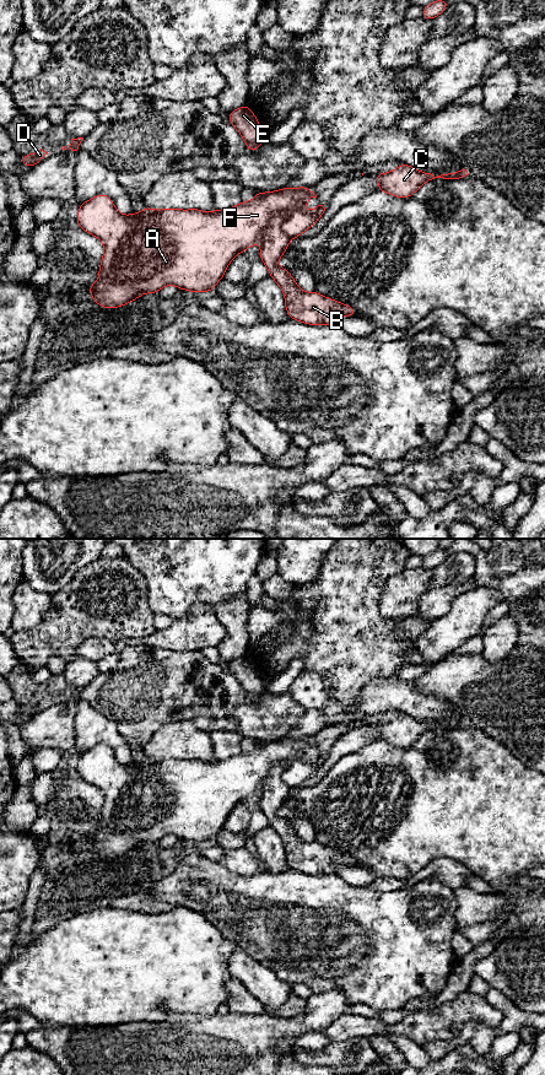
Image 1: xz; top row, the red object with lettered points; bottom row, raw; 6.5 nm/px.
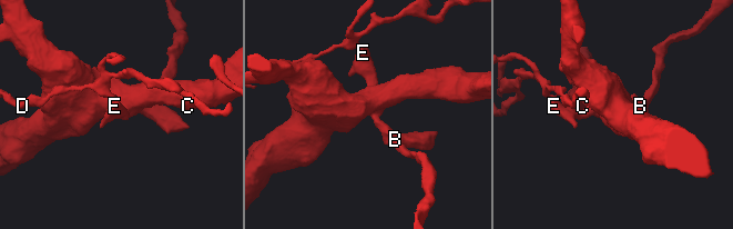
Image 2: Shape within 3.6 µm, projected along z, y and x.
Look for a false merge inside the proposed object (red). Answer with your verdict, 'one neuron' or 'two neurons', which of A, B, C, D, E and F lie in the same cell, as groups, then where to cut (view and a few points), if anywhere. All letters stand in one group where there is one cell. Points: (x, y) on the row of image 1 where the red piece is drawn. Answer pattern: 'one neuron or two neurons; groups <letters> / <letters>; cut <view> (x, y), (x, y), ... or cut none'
two neurons; groups A C F / B D E; cut xz (284, 211), (270, 220), (260, 238)

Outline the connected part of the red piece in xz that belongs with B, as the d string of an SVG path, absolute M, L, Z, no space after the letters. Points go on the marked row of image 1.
M285 212L270 220L261 238L260 260L281 287L285 295L285 307L288 318L309 325L336 324L340 315L357 317L354 307L324 297L319 292L304 292L285 268L277 268L276 261L285 254L290 239L281 232Z

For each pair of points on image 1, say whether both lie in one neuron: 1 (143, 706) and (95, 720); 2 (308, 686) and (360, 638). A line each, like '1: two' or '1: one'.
1: two
2: two

